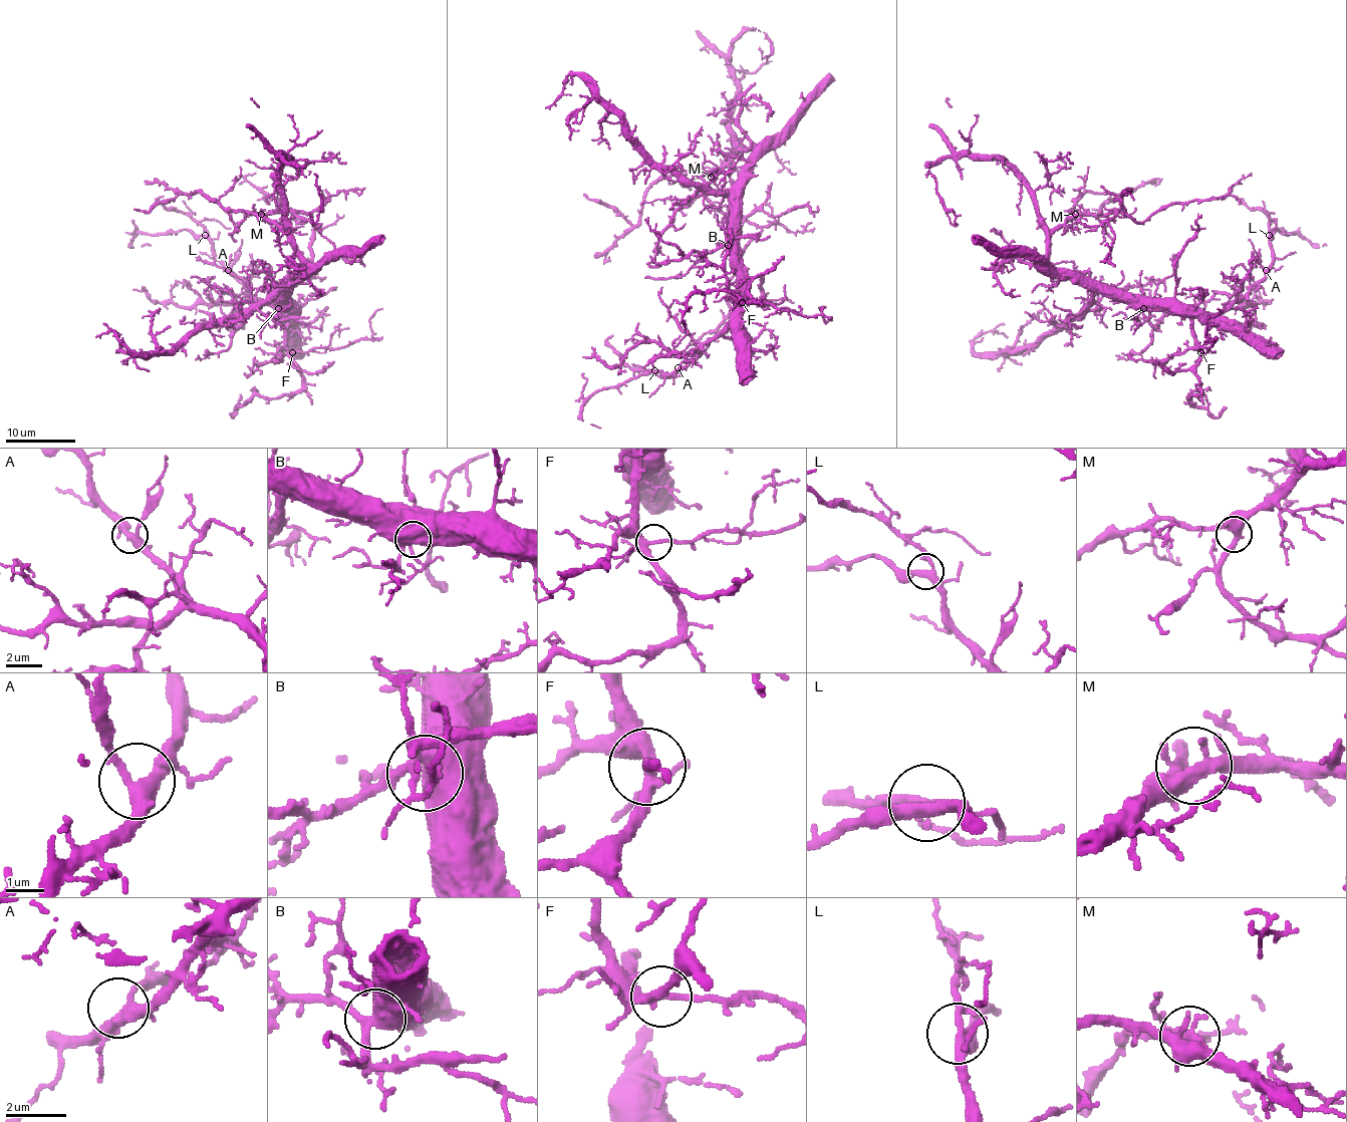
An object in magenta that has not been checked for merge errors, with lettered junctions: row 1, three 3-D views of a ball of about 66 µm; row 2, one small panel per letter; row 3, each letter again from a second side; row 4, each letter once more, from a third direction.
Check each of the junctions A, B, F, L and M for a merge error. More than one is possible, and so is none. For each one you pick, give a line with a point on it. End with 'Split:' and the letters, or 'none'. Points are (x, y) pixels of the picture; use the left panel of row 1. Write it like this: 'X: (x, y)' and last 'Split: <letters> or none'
Split: none

